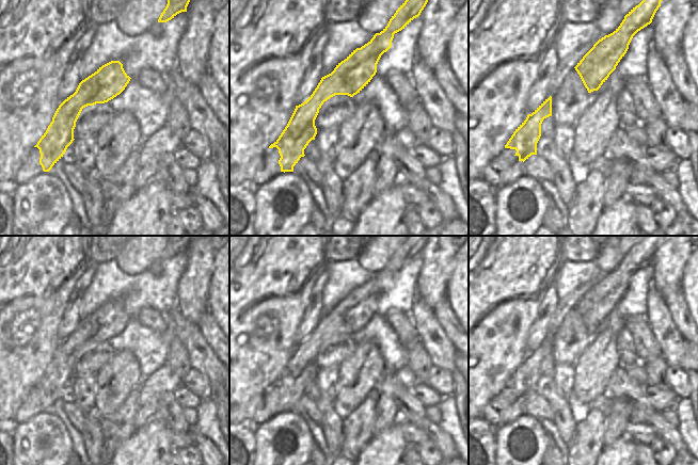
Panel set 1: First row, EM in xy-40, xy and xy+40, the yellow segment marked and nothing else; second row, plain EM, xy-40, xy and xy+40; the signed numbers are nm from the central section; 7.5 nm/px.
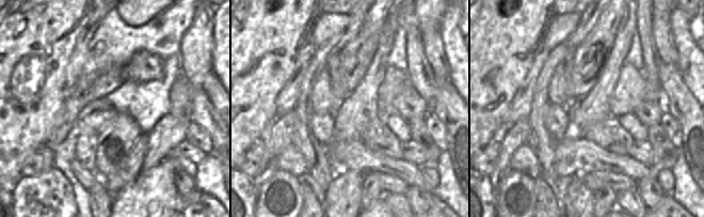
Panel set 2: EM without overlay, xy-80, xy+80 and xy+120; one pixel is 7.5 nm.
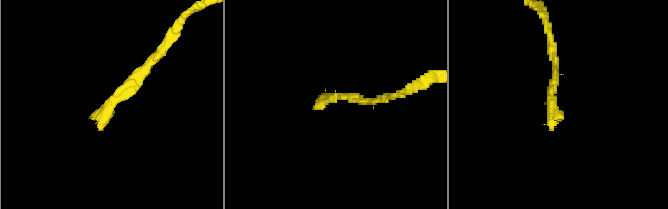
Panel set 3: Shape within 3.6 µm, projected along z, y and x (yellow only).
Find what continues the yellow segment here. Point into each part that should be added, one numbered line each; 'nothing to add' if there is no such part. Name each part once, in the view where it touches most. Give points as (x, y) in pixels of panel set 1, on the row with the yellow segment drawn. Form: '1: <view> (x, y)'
1: xy+40 (517, 170)

